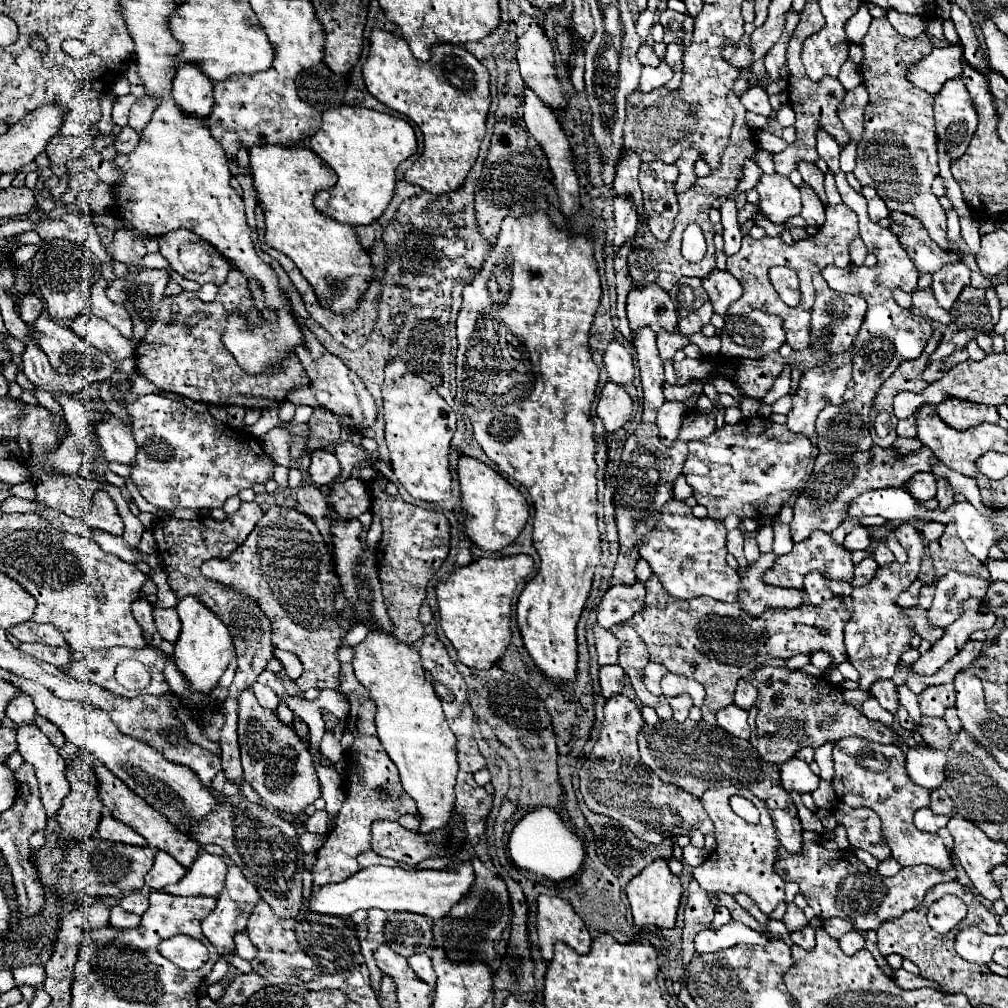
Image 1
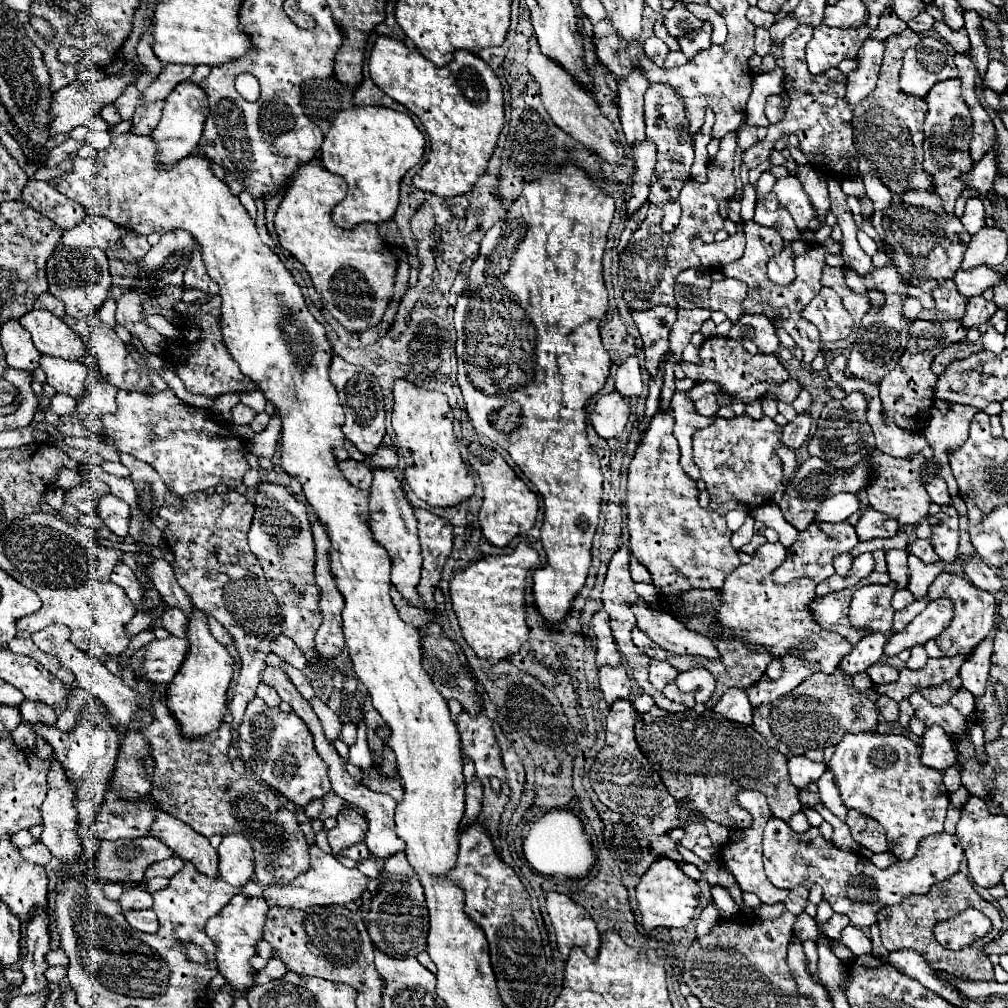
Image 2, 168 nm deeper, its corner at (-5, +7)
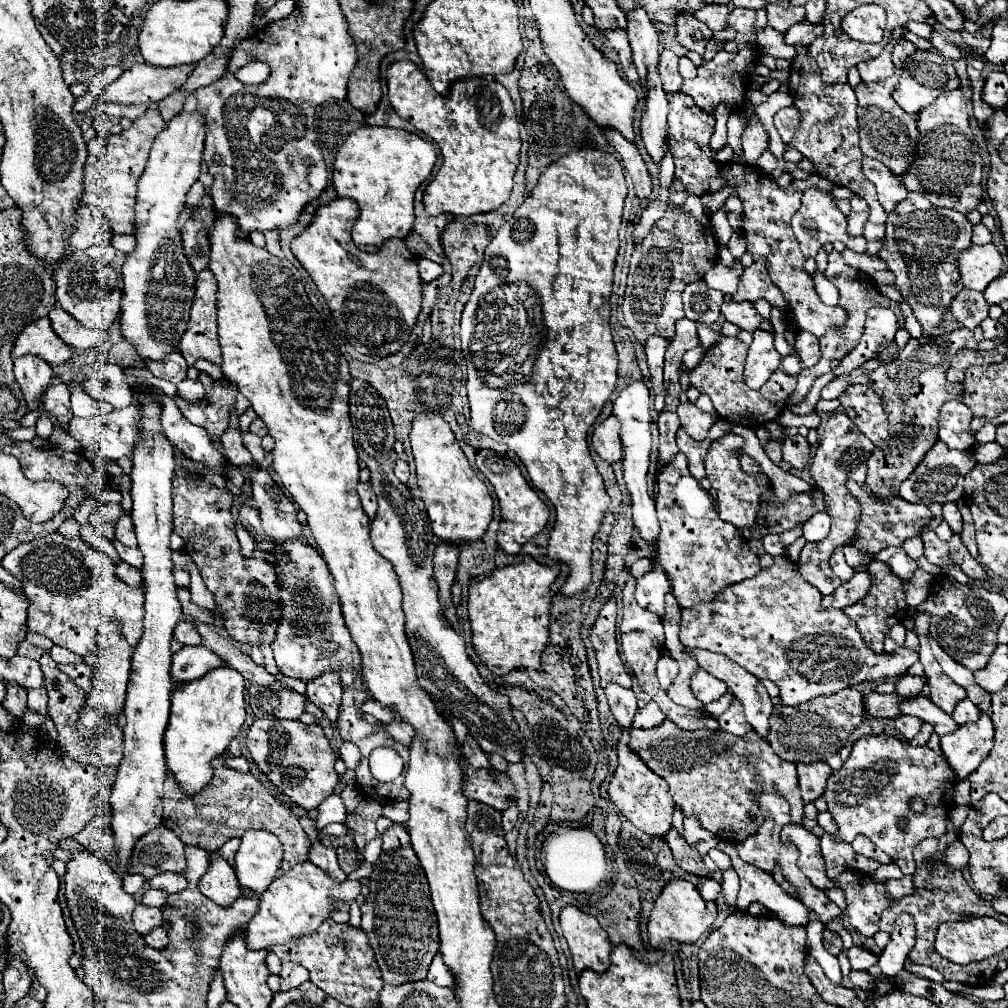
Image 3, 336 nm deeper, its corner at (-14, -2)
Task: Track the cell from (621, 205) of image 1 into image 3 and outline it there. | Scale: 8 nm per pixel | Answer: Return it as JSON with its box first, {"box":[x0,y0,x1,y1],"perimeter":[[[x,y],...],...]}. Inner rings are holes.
{"box":[642,68,668,164],"perimeter":[[[652,68],[648,74],[648,96],[646,96],[646,112],[642,116],[642,142],[648,154],[656,164],[662,162],[664,146],[668,142],[666,124],[668,124],[668,100],[666,92],[662,90],[658,70]]]}

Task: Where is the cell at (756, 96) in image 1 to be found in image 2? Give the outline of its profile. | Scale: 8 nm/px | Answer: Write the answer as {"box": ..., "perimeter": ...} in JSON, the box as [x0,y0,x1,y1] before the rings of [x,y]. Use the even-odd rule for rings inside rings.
{"box":[765,95,785,123],"perimeter":[[[771,95],[767,99],[765,115],[767,115],[769,123],[779,123],[785,117],[785,105],[783,105],[783,99],[779,95]]]}

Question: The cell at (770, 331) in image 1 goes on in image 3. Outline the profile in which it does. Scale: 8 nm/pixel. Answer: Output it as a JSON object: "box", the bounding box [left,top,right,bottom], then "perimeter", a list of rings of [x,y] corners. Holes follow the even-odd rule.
{"box":[744,330,782,390],"perimeter":[[[756,330],[746,356],[744,380],[748,382],[748,386],[758,390],[770,378],[770,374],[780,366],[780,358],[782,356],[774,348],[774,334]]]}

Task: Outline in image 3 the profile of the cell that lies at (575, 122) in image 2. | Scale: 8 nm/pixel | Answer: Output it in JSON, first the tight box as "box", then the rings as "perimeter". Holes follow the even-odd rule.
{"box":[602,128,652,198],"perimeter":[[[602,128],[602,134],[606,136],[606,140],[614,148],[614,152],[620,154],[620,162],[622,162],[626,174],[630,176],[630,180],[634,182],[636,196],[638,198],[648,198],[650,192],[652,192],[652,180],[650,180],[650,174],[646,170],[646,164],[640,156],[638,148],[632,142],[628,142],[618,130]]]}

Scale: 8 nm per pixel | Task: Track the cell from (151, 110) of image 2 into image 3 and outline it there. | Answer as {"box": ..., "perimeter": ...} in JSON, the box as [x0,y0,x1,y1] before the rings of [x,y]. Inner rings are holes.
{"box":[158,92,186,122],"perimeter":[[[172,92],[168,98],[162,98],[158,102],[158,110],[160,110],[160,116],[164,122],[172,120],[180,110],[182,110],[182,104],[186,100],[186,92]]]}

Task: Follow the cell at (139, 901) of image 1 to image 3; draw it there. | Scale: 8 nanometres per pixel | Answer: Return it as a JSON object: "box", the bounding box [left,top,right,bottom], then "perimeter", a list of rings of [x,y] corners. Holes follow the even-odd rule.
{"box":[132,904,164,936],"perimeter":[[[136,904],[134,914],[132,914],[132,922],[134,922],[136,932],[144,936],[144,934],[148,934],[152,928],[162,926],[164,918],[162,918],[160,908],[152,908],[152,906],[146,906],[146,904]]]}

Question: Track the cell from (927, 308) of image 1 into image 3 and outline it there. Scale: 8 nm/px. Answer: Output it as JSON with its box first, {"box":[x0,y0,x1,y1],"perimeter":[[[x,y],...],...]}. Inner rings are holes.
{"box":[950,288,990,330],"perimeter":[[[964,288],[952,300],[950,316],[956,322],[960,322],[962,326],[966,326],[968,330],[974,330],[976,326],[980,326],[980,322],[984,318],[988,318],[988,310],[990,310],[990,304],[984,300],[982,292],[974,292],[974,290]]]}

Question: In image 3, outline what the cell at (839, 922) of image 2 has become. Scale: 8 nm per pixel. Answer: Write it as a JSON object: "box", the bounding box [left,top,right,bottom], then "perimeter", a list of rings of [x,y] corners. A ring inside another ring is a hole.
{"box":[824,930,842,956],"perimeter":[[[824,930],[824,946],[826,946],[834,956],[838,956],[838,952],[842,950],[842,938],[840,938],[836,932],[832,932],[832,930]]]}

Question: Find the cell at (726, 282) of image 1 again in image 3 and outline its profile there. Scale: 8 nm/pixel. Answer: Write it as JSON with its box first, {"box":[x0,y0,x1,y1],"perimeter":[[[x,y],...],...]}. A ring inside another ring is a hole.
{"box":[722,302,772,332],"perimeter":[[[724,302],[722,304],[722,316],[736,324],[740,330],[746,330],[746,332],[754,332],[754,330],[772,330],[772,324],[768,320],[764,320],[752,302]]]}

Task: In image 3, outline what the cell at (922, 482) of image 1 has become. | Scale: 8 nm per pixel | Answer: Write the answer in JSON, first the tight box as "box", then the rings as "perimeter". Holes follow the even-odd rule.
{"box":[942,502,962,532],"perimeter":[[[946,502],[942,506],[942,518],[950,524],[952,532],[960,532],[962,530],[962,516],[960,516],[960,510],[954,502]]]}

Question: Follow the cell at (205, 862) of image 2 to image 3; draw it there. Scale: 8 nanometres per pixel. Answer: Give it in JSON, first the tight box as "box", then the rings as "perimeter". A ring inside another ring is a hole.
{"box":[200,854,240,906],"perimeter":[[[210,854],[210,866],[200,878],[200,892],[220,906],[230,906],[240,896],[240,886],[232,866],[218,854]]]}

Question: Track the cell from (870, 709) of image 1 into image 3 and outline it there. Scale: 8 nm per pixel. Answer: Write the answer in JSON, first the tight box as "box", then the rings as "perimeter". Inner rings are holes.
{"box":[894,714,922,740],"perimeter":[[[900,714],[900,716],[894,720],[894,726],[896,726],[896,730],[900,730],[900,734],[902,734],[904,738],[912,740],[912,738],[918,734],[918,730],[920,730],[922,720],[920,720],[920,718],[914,718],[914,716],[904,716],[904,714]]]}

